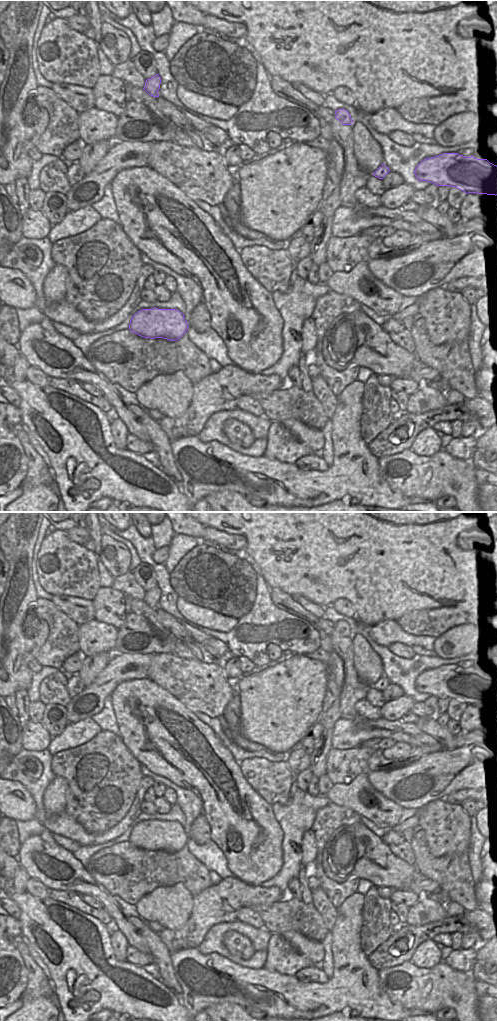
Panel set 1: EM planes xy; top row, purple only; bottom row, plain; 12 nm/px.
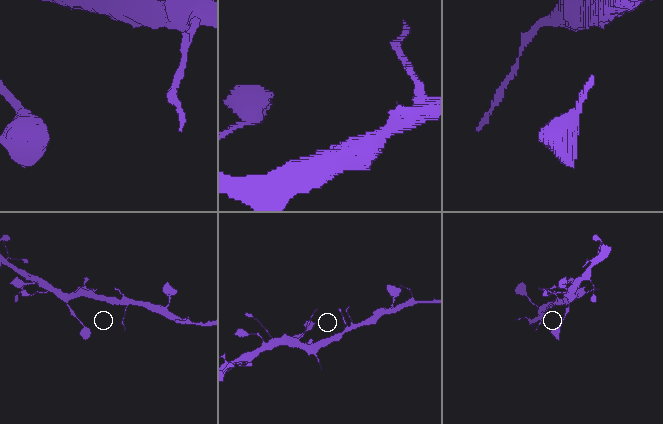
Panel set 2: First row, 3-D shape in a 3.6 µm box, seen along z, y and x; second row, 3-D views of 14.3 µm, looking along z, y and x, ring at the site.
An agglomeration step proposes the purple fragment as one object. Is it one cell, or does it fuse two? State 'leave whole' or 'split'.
leave whole

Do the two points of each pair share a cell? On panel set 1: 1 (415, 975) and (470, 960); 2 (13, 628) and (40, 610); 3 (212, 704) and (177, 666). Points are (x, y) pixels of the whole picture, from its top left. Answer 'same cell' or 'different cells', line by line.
1: different cells
2: different cells
3: same cell

